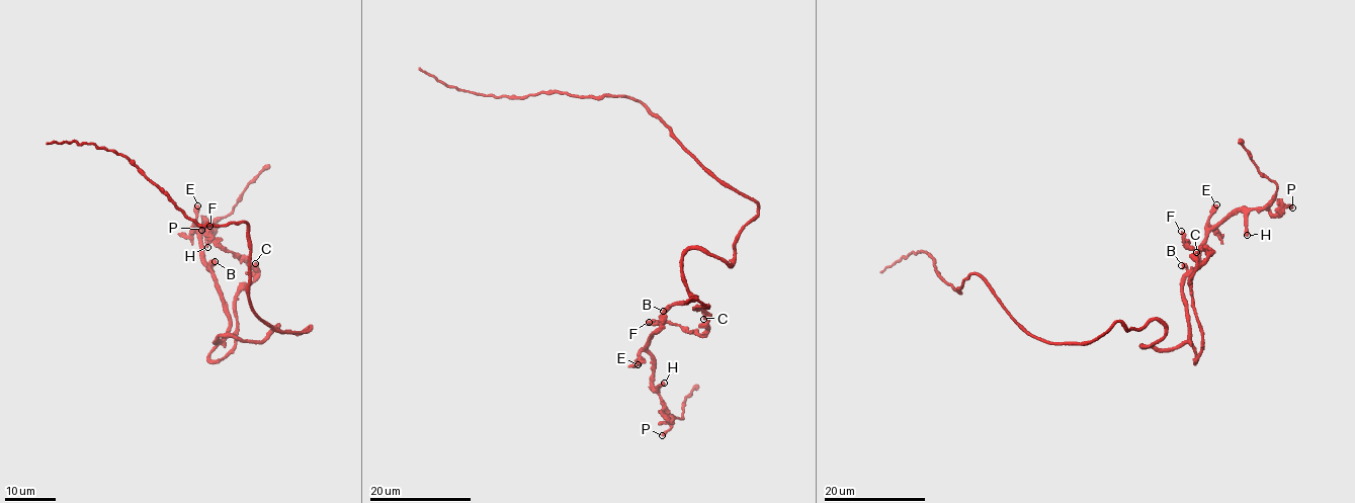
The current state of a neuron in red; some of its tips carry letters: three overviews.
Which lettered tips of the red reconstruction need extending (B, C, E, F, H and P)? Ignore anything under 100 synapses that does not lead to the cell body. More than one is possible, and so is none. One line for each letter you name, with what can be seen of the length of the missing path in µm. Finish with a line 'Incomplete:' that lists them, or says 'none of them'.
H: about 35 µm are missing
Incomplete: H

